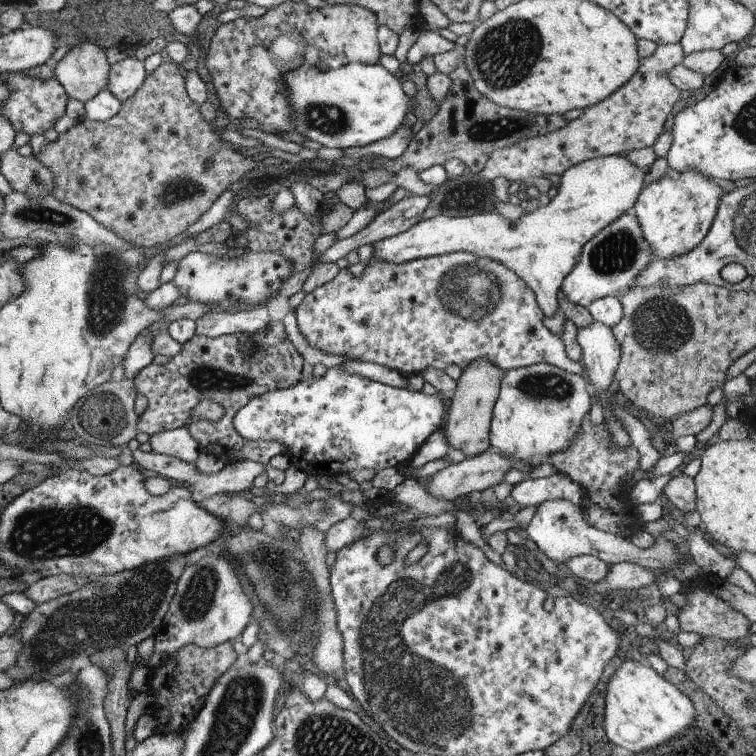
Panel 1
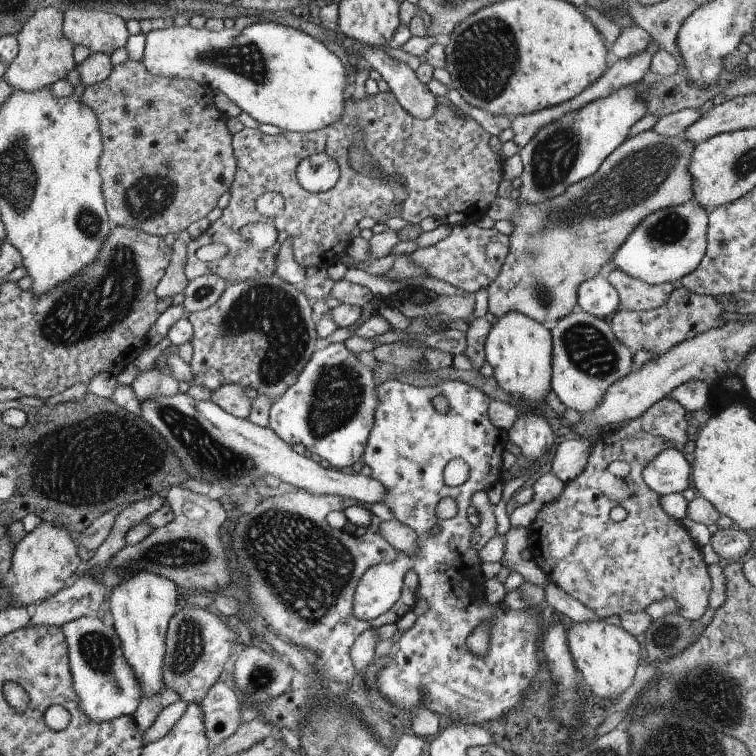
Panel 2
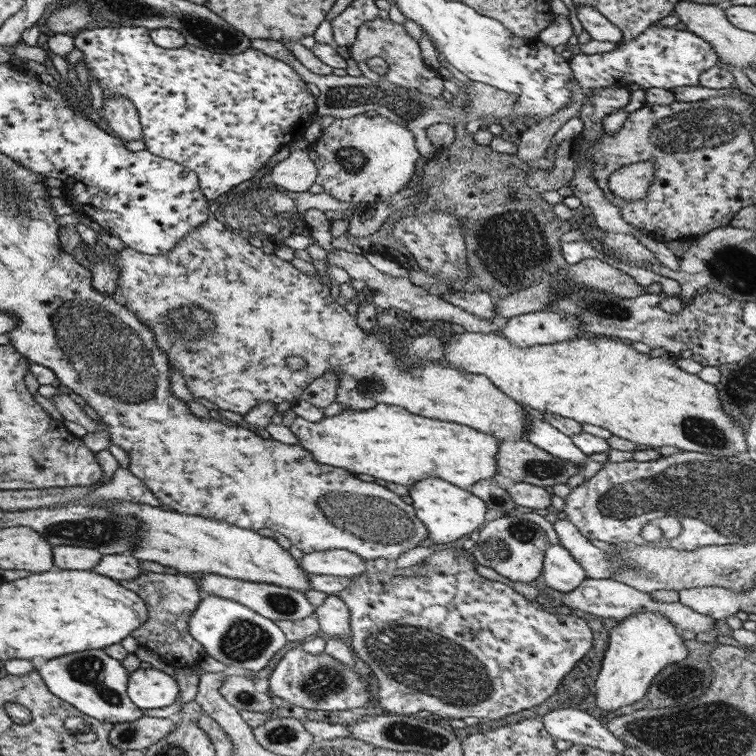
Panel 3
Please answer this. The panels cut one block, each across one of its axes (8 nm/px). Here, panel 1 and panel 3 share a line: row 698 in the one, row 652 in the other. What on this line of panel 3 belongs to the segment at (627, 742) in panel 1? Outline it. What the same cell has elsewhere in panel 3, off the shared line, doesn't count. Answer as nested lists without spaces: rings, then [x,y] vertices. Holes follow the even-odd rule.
[[[657,611],[632,614],[617,621],[617,624],[609,629],[608,646],[604,652],[596,681],[593,683],[595,697],[591,706],[595,706],[598,713],[601,712],[600,710],[605,710],[612,715],[611,712],[614,712],[617,708],[641,700],[651,679],[659,670],[663,670],[667,664],[683,660],[688,655],[686,642],[680,636],[680,633],[667,617]]]

